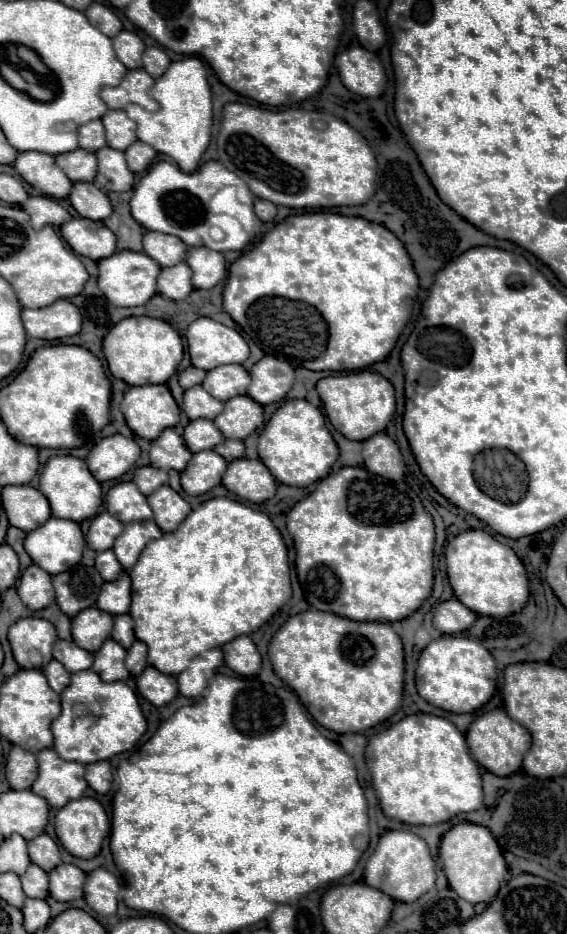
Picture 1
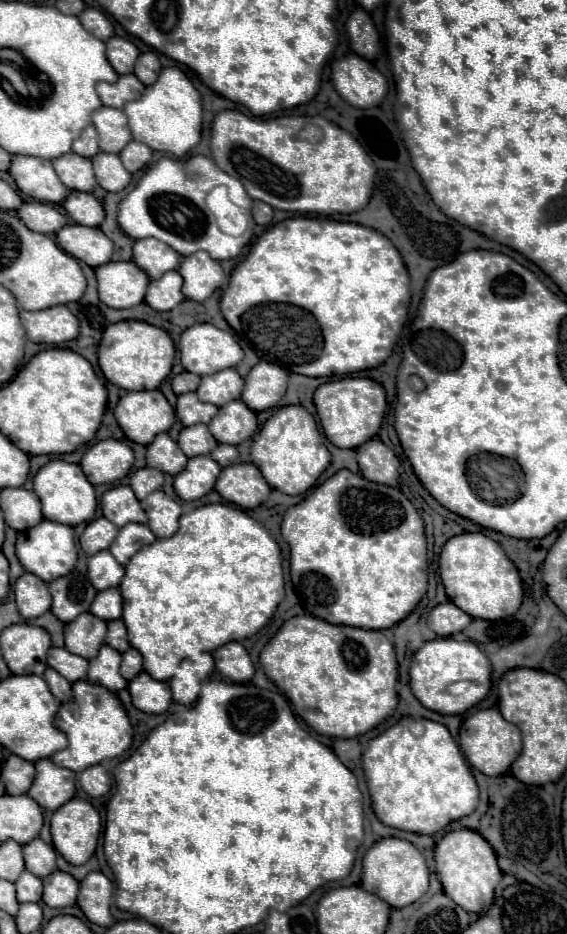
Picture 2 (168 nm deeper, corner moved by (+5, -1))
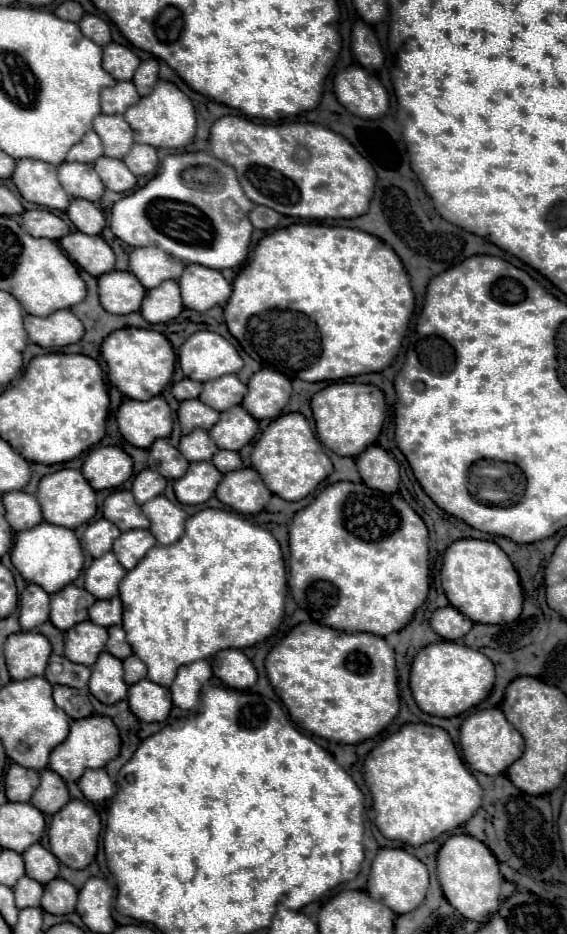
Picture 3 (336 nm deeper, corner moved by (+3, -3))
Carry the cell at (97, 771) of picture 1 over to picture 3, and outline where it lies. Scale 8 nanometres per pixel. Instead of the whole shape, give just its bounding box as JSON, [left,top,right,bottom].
[78,769,116,803]

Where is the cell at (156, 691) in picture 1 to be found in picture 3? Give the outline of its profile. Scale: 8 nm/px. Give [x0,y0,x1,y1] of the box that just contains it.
[128,679,172,723]

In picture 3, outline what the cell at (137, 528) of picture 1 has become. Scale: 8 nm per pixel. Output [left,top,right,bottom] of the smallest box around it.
[112,529,156,569]

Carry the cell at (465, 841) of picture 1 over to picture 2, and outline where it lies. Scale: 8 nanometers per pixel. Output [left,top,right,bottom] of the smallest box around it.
[434,829,502,913]

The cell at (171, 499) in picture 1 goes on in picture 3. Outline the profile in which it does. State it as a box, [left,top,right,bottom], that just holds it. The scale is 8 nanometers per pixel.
[142,495,186,545]

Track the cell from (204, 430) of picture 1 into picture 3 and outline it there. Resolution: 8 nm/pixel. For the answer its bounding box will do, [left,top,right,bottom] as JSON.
[178,429,218,461]

